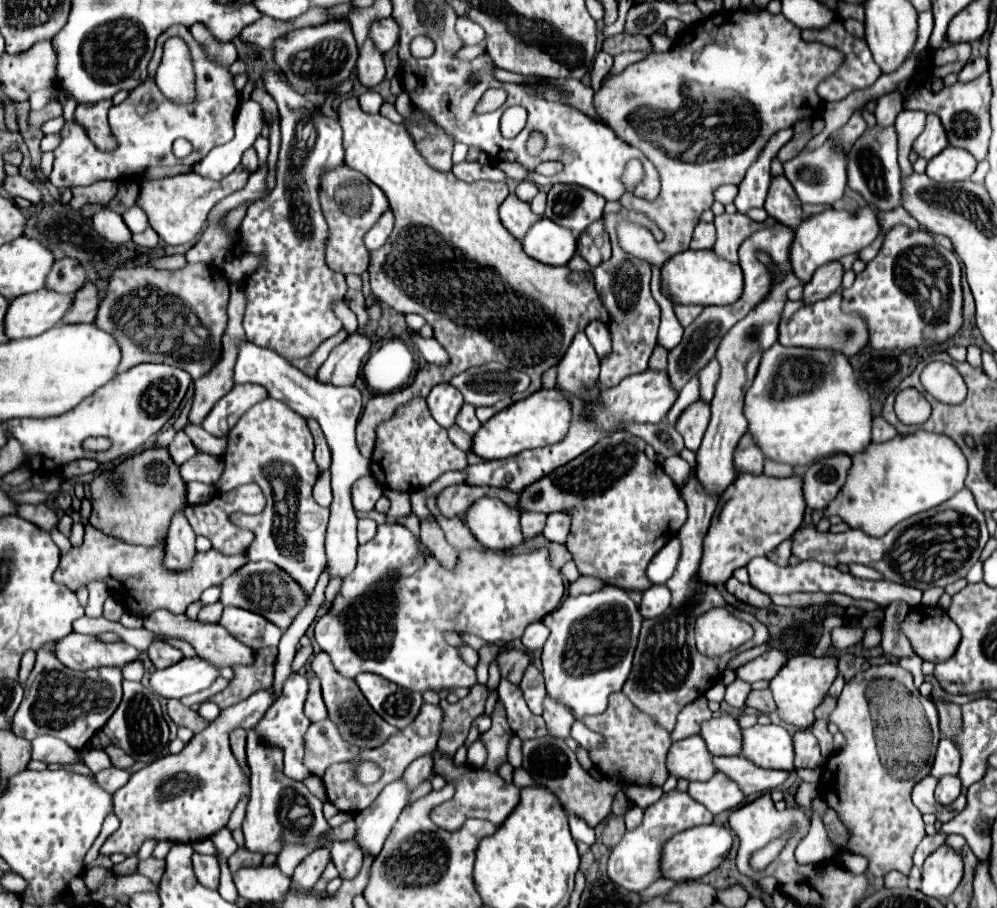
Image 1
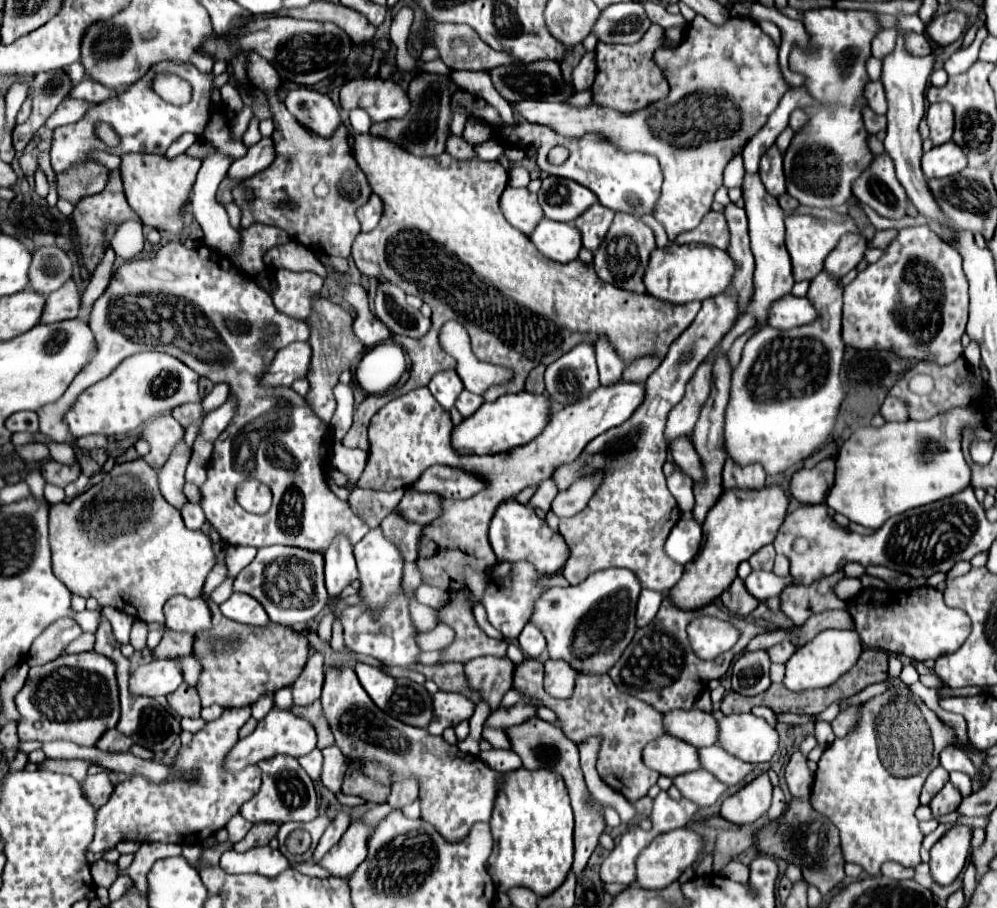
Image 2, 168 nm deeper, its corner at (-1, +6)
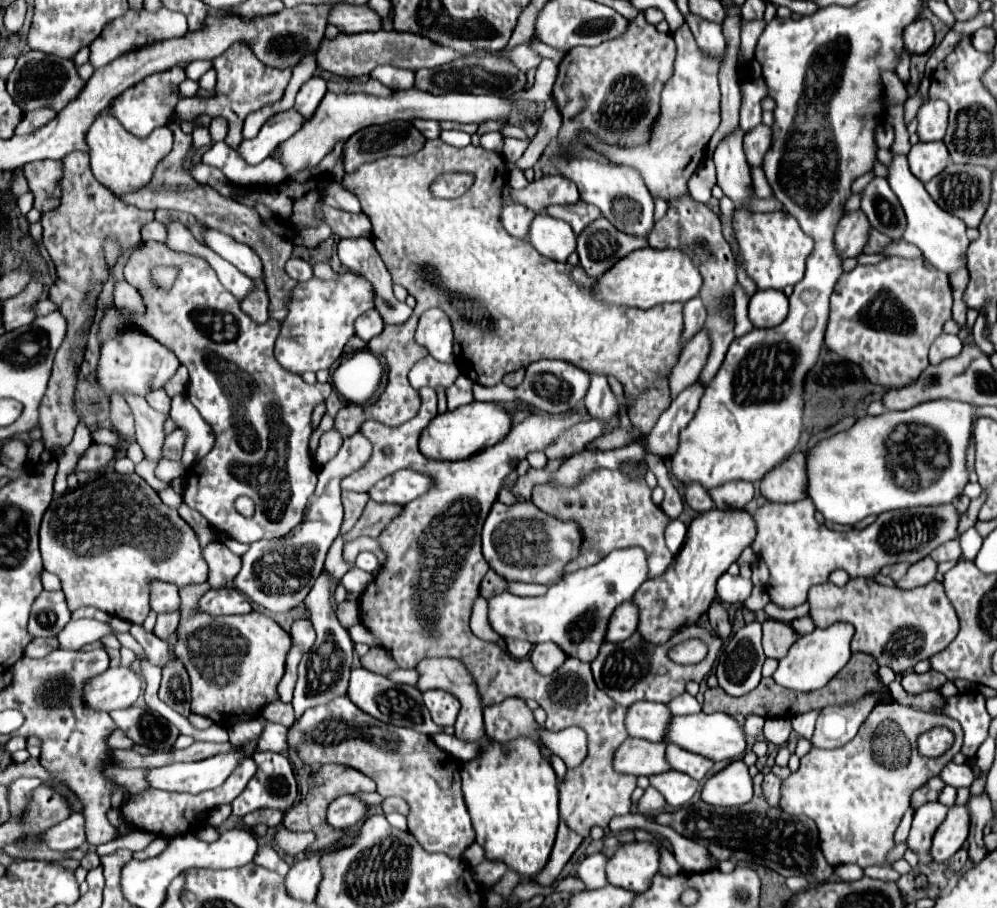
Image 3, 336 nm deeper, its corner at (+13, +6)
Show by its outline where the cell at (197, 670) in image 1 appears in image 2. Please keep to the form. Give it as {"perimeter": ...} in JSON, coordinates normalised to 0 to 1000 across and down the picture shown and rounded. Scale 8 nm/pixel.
{"perimeter":[[[151,727],[131,740],[129,760],[141,767],[168,767],[184,753],[184,738],[174,727]]]}

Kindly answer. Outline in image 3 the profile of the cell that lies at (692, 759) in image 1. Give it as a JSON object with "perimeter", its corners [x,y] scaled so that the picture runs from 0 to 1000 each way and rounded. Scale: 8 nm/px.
{"perimeter":[[[629,813],[615,830],[615,846],[623,852],[653,855],[671,848],[667,839],[667,819],[641,813]]]}

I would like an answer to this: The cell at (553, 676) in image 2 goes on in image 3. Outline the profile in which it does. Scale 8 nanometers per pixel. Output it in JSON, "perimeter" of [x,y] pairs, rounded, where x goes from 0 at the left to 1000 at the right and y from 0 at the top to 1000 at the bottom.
{"perimeter":[[[543,707],[533,718],[533,729],[543,742],[553,742],[555,738],[559,738],[559,733],[567,729],[567,725],[569,720],[555,707]]]}

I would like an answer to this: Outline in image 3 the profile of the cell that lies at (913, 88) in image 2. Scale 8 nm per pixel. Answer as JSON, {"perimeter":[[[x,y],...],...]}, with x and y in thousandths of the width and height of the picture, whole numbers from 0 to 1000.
{"perimeter":[[[896,172],[896,181],[892,183],[892,205],[900,214],[908,236],[910,236],[910,253],[906,258],[906,264],[918,269],[926,282],[940,293],[942,297],[954,302],[962,295],[968,295],[970,289],[966,289],[966,280],[970,278],[970,260],[968,260],[968,244],[960,238],[954,238],[952,233],[944,231],[938,220],[930,214],[928,205],[914,192],[910,174],[908,172]]]}

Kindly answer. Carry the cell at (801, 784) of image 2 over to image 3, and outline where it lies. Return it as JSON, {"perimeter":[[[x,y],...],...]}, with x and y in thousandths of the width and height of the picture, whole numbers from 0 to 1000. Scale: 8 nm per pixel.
{"perimeter":[[[769,852],[767,859],[765,859],[765,863],[763,863],[763,868],[765,868],[765,874],[767,874],[769,885],[771,885],[771,888],[781,888],[783,859],[781,859],[777,852]]]}

